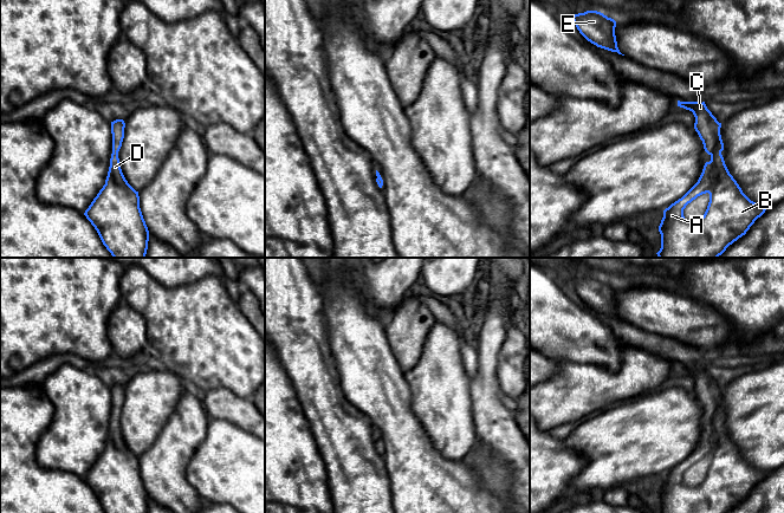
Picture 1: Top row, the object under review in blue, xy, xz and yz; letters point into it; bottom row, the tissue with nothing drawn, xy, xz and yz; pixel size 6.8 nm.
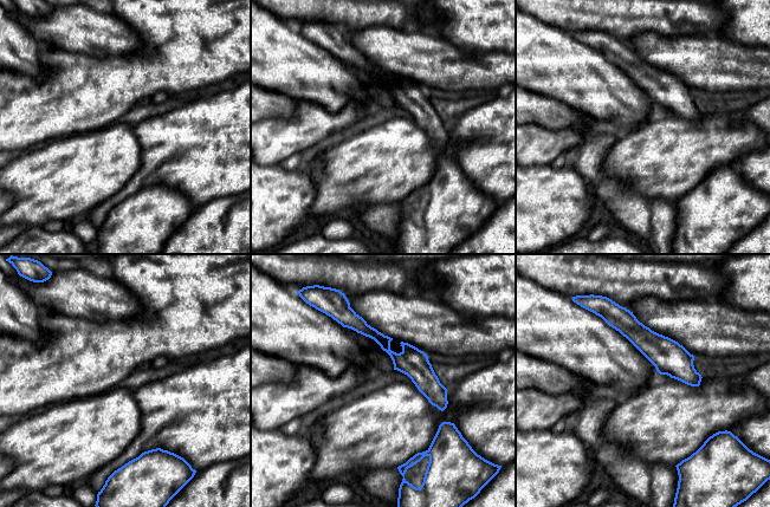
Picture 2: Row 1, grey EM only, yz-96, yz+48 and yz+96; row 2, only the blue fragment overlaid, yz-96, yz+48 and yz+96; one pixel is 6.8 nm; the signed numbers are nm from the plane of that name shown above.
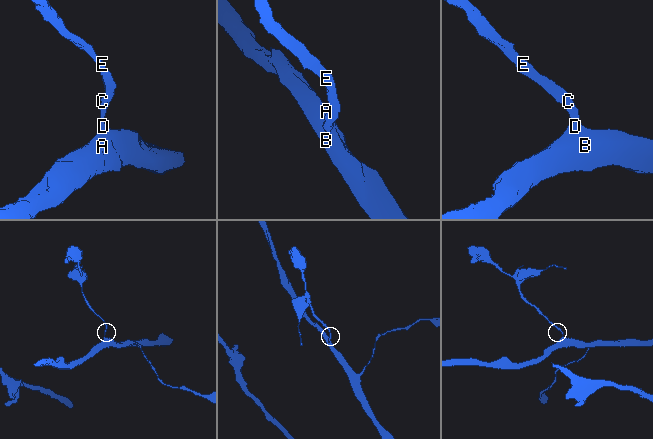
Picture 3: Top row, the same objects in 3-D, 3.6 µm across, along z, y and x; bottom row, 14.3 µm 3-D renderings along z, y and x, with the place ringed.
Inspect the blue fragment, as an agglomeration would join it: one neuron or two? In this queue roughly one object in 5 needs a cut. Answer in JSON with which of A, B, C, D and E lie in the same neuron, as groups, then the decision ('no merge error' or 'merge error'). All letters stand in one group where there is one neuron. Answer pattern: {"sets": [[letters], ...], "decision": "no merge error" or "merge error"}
{"sets": [["A", "B", "C", "D", "E"]], "decision": "no merge error"}

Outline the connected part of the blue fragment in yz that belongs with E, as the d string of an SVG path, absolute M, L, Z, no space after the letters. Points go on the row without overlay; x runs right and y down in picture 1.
M587 275L572 281L572 285L579 298L597 312L617 317L622 319L617 312L615 292L616 286L597 275Z

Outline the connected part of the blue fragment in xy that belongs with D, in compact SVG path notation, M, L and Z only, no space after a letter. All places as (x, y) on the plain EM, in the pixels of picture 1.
M123 384L111 387L112 418L105 449L93 463L84 480L97 495L106 513L148 513L149 495L140 473L140 461L125 444L118 423L124 403Z

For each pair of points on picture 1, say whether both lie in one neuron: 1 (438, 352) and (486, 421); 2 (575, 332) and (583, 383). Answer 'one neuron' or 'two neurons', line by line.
1: two neurons
2: two neurons

